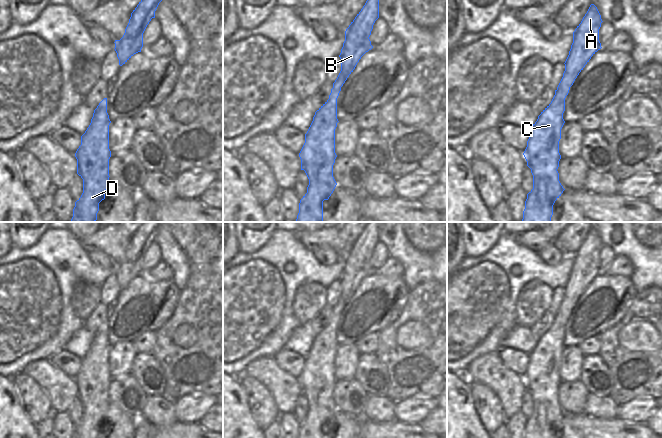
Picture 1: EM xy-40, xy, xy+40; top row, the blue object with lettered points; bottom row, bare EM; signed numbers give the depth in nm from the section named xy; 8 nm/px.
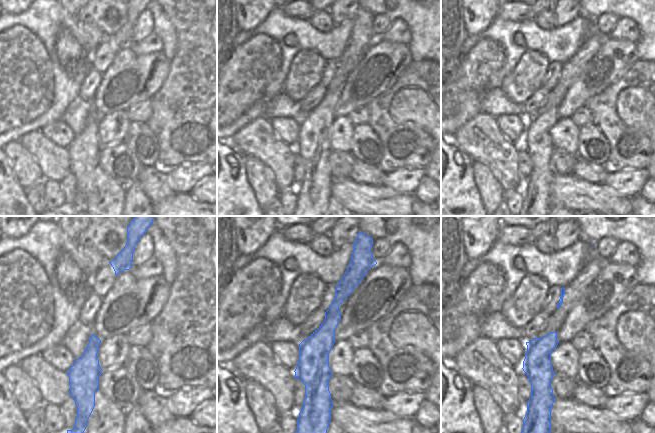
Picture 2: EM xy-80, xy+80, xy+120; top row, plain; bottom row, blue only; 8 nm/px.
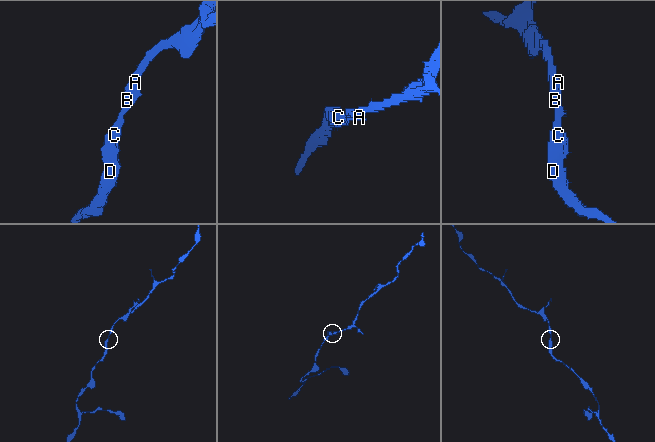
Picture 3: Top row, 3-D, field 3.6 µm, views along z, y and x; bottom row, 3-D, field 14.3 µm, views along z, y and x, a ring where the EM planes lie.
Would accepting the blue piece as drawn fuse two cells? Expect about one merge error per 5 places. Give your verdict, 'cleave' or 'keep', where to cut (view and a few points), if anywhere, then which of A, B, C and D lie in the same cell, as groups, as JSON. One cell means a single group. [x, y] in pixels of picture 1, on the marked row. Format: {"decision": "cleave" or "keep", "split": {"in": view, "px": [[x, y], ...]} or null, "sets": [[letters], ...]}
{"decision": "keep", "split": null, "sets": [["A", "B", "C", "D"]]}

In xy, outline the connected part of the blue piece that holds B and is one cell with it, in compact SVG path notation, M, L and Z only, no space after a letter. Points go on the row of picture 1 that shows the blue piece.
M367 0L361 11L345 31L345 41L339 55L341 71L333 83L329 99L315 112L313 121L305 134L305 143L299 153L301 170L304 170L309 185L307 193L299 203L299 213L295 222L323 222L323 201L328 200L337 183L333 177L333 165L337 157L335 153L335 129L337 123L337 98L341 87L355 69L361 57L373 46L369 39L373 25L379 18L379 0Z

